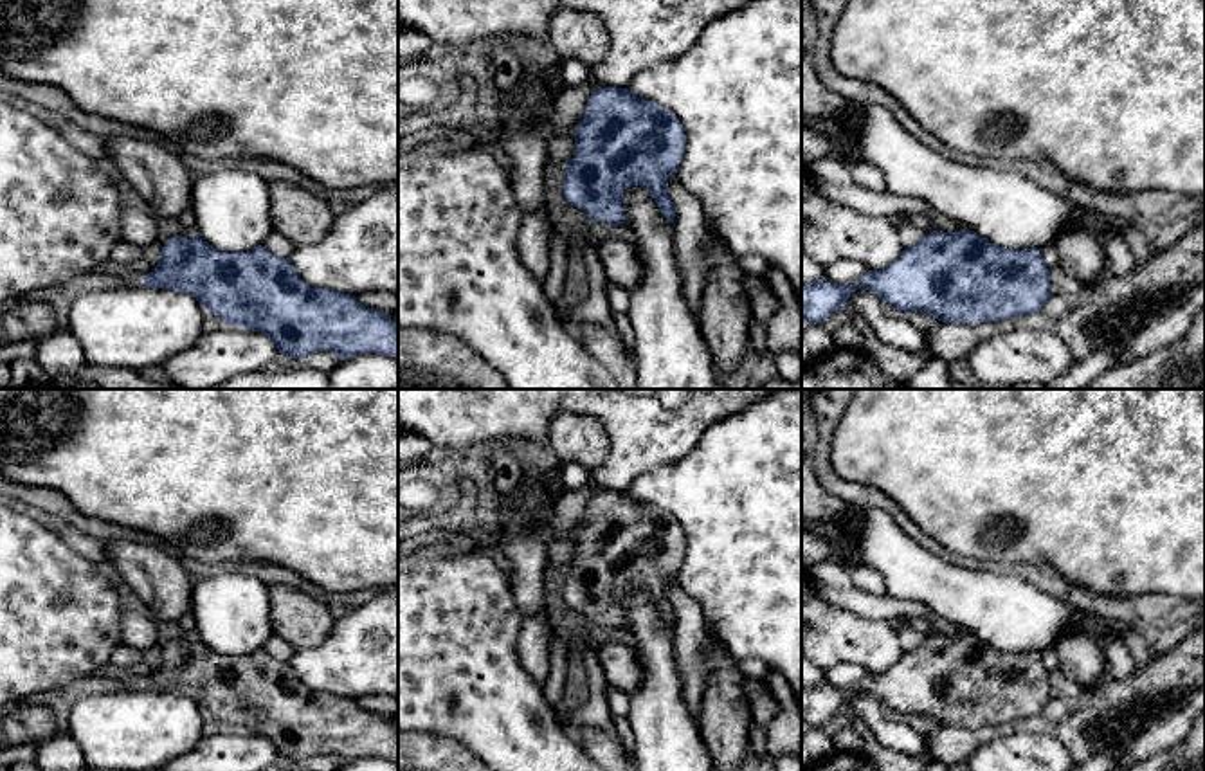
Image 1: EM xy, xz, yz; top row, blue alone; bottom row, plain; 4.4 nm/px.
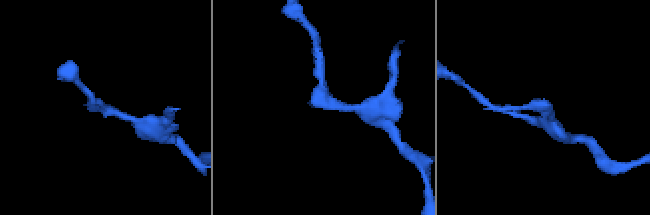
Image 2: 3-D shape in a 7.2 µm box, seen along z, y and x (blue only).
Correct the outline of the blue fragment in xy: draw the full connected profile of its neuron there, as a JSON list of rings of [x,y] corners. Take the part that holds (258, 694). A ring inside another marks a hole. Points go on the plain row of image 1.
[[[184,638],[164,647],[160,667],[151,676],[124,674],[115,681],[126,690],[189,697],[229,730],[265,737],[279,758],[306,762],[330,755],[339,762],[362,757],[398,762],[398,730],[391,717],[360,708],[357,699],[306,688],[288,661],[279,661],[263,649],[229,656],[211,650],[202,639]]]

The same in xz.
[[[602,490],[591,495],[582,526],[575,535],[575,558],[564,567],[564,600],[591,625],[625,627],[623,600],[630,589],[645,589],[668,625],[675,625],[675,609],[666,585],[677,578],[686,537],[679,521],[656,506],[634,499],[629,492]]]

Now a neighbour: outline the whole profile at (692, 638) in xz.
[[[677,578],[666,585],[666,593],[675,609],[675,661],[683,681],[683,697],[699,721],[708,674],[704,652],[711,643],[708,623],[701,605],[679,587]]]

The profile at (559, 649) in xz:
[[[549,629],[549,672],[542,685],[546,703],[551,708],[560,704],[567,674],[567,658],[571,656],[569,641],[562,639],[557,630]]]

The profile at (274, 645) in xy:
[[[272,634],[265,645],[263,650],[267,650],[272,658],[279,659],[279,661],[290,661],[290,658],[294,656],[295,649],[290,647],[285,639],[281,639],[279,636]]]

